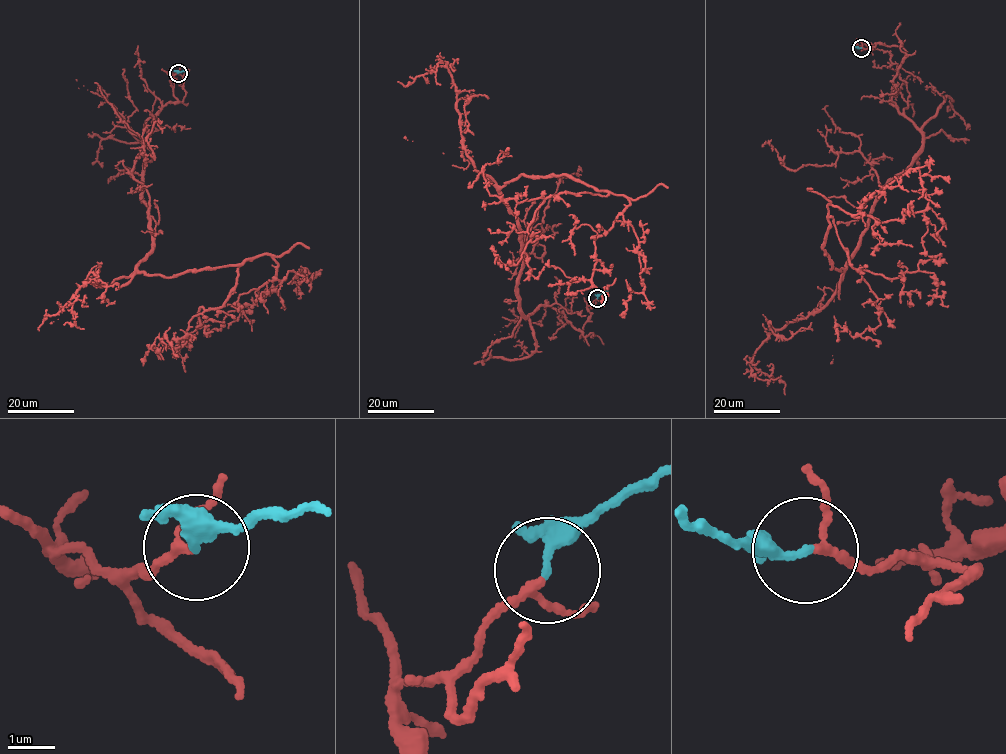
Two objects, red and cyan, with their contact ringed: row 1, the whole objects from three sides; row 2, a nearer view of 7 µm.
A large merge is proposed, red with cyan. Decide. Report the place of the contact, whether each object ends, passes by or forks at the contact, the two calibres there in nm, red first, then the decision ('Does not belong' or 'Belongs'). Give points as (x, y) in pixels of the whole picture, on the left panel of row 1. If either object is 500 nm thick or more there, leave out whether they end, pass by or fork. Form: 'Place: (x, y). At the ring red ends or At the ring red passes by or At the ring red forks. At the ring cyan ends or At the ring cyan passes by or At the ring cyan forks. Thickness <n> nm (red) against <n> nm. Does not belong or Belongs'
Place: (178, 73). At the ring red passes by. At the ring cyan ends. Thickness 150 nm (red) against 280 nm. Belongs

